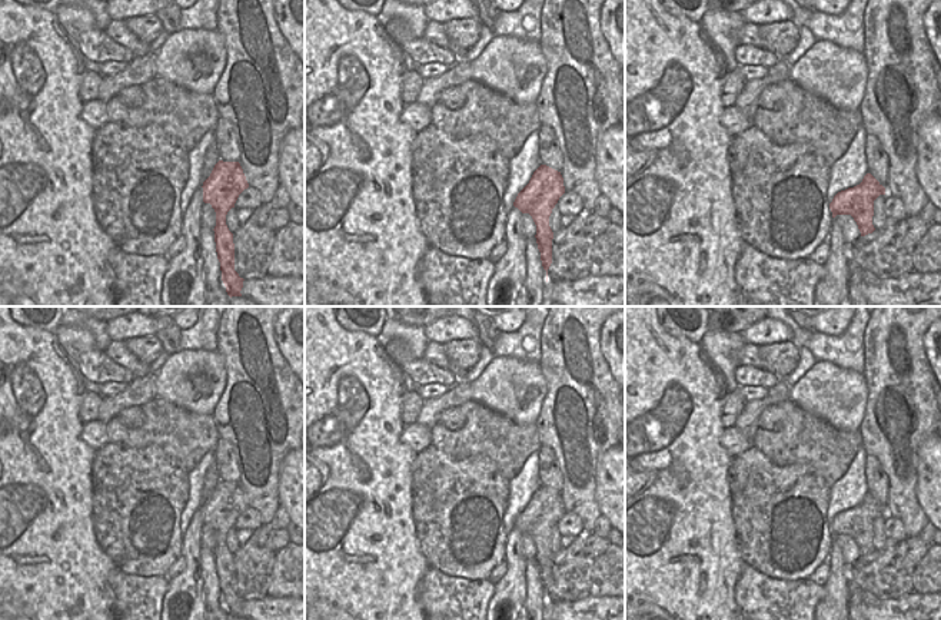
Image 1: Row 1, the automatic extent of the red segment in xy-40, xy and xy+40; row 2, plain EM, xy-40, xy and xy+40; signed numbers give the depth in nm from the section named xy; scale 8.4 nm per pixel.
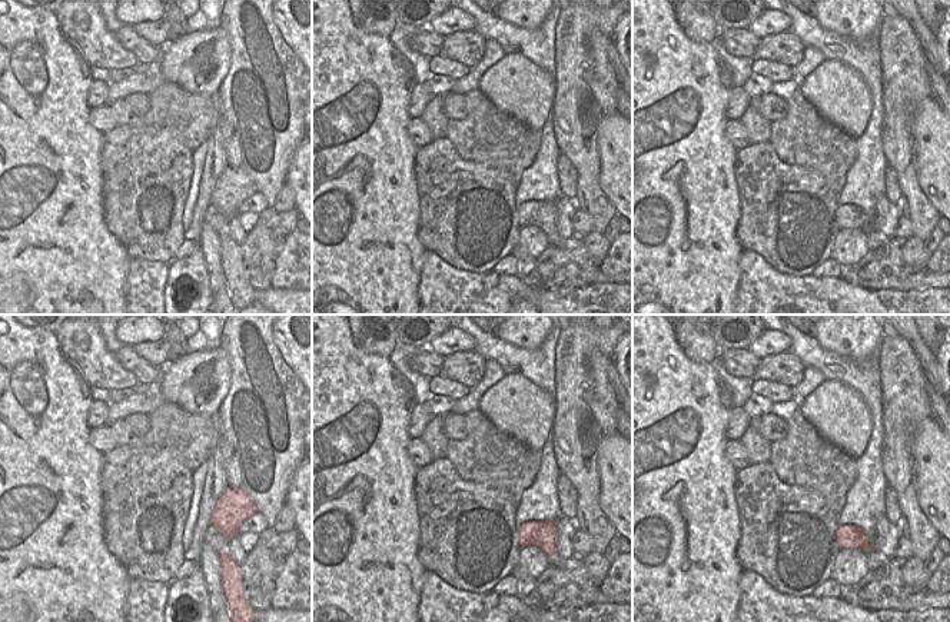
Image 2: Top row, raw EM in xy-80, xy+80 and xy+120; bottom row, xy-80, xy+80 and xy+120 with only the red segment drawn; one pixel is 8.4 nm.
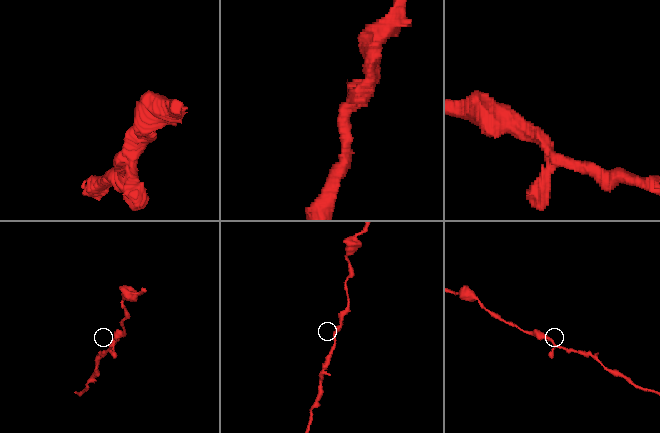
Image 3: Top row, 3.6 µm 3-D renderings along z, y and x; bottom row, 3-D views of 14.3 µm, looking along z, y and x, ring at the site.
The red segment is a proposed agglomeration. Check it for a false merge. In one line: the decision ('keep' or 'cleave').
keep

